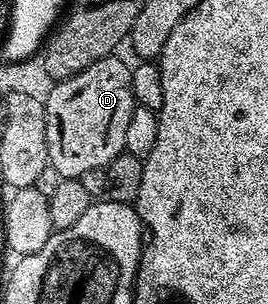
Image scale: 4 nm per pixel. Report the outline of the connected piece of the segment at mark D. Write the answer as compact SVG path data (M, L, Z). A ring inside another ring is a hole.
M116 57L94 60L94 64L82 68L82 72L59 79L48 98L44 100L48 165L58 168L61 178L80 178L82 172L91 172L94 168L106 168L119 154L125 153L126 127L134 105L132 71L129 63L126 64Z

